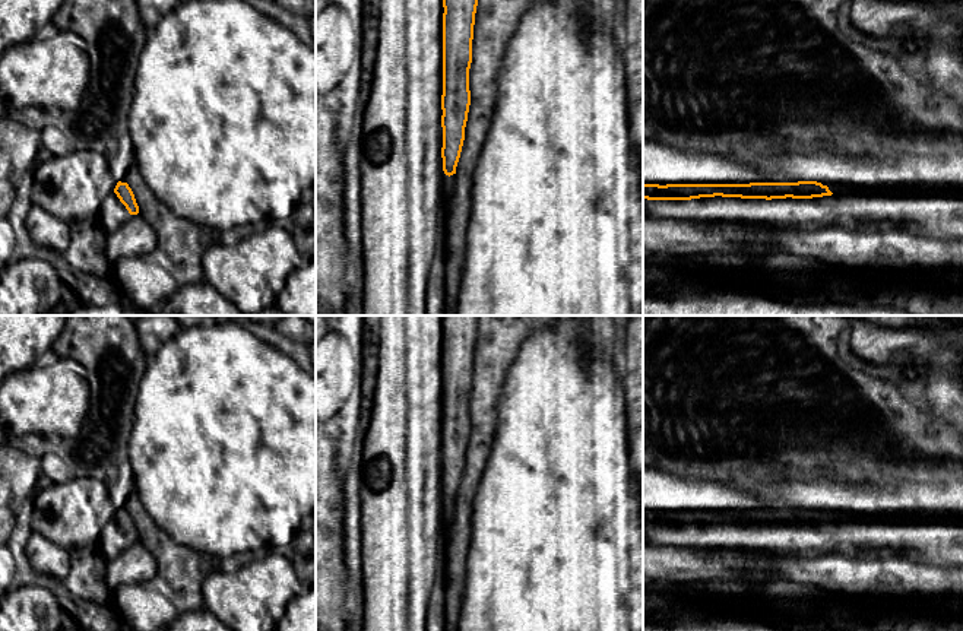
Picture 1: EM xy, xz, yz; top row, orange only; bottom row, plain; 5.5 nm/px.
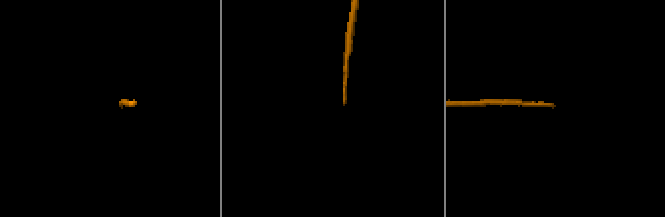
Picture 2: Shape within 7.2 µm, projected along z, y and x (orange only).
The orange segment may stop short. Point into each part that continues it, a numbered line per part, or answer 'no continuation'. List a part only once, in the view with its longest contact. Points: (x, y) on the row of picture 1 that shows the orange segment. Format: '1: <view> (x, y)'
1: yz (938, 216)

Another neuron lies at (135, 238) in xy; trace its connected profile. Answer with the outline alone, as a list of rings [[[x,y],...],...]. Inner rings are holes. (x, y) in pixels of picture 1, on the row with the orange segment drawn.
[[[134,215],[115,232],[108,234],[104,253],[113,264],[123,257],[153,257],[156,234],[142,215]]]

